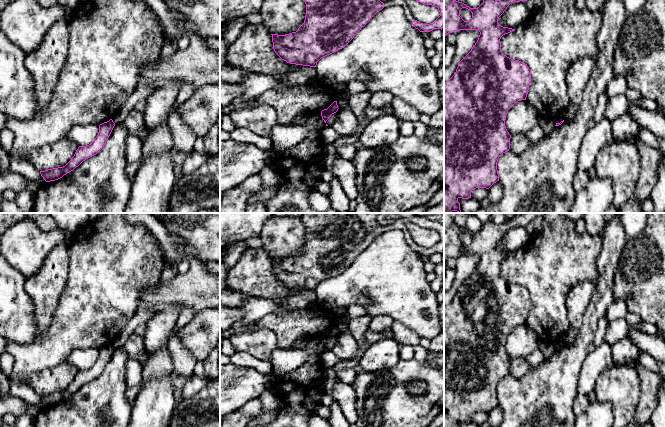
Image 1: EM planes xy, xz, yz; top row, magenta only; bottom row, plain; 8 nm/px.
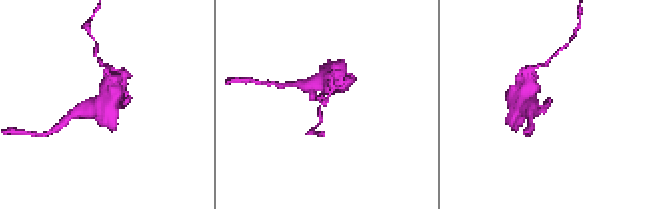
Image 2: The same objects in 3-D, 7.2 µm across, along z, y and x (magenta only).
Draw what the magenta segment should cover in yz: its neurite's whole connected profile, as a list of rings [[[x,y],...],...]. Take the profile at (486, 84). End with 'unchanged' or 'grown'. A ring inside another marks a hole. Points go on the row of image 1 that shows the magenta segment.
[[[453,0],[444,9],[444,36],[460,30],[480,32],[471,51],[458,63],[454,75],[444,83],[444,213],[452,211],[461,213],[459,198],[471,198],[472,190],[489,189],[499,181],[498,159],[510,149],[511,135],[505,126],[506,115],[515,103],[526,100],[531,82],[531,70],[527,64],[511,59],[501,52],[501,37],[515,29],[501,26],[498,19],[511,3],[520,1],[527,0],[483,0],[478,8],[470,8],[462,2]],[[462,8],[472,12],[472,18],[469,21],[464,21],[460,16]]]; unchanged

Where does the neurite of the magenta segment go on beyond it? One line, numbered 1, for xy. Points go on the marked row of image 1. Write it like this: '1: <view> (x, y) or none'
1: none

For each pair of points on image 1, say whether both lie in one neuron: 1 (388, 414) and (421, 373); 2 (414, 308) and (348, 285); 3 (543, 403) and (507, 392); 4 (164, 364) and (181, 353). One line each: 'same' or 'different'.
1: same
2: same
3: same
4: different

